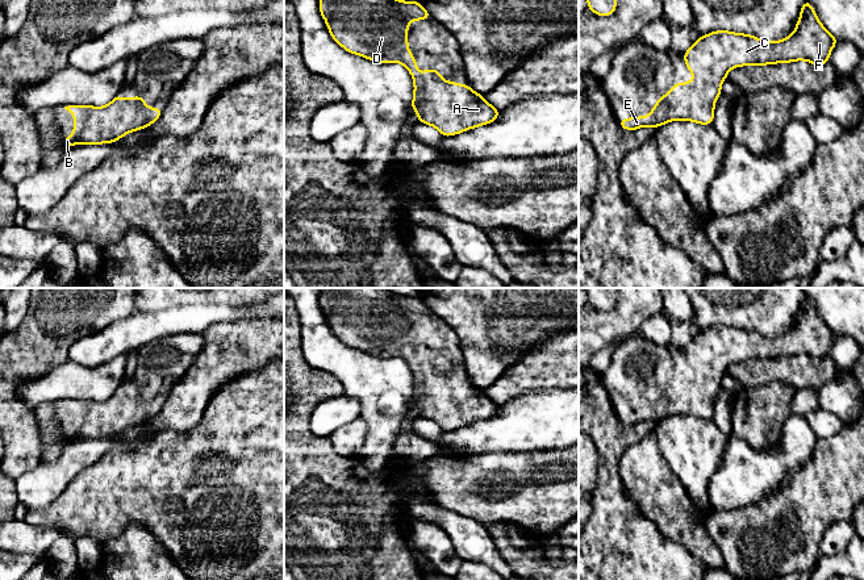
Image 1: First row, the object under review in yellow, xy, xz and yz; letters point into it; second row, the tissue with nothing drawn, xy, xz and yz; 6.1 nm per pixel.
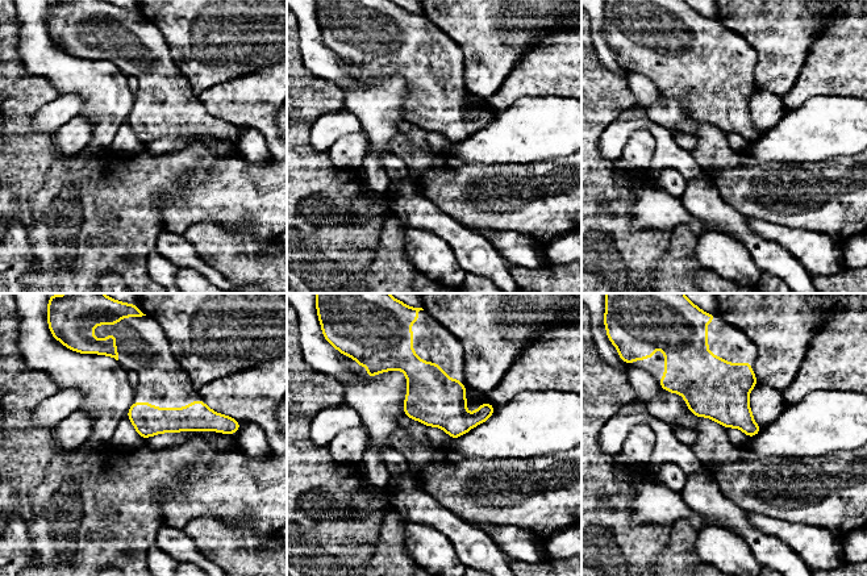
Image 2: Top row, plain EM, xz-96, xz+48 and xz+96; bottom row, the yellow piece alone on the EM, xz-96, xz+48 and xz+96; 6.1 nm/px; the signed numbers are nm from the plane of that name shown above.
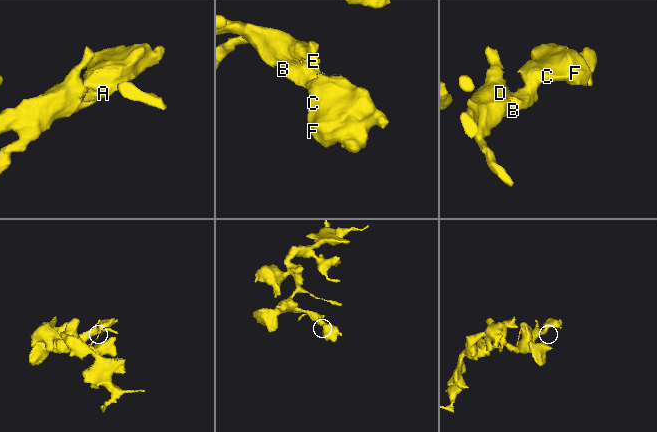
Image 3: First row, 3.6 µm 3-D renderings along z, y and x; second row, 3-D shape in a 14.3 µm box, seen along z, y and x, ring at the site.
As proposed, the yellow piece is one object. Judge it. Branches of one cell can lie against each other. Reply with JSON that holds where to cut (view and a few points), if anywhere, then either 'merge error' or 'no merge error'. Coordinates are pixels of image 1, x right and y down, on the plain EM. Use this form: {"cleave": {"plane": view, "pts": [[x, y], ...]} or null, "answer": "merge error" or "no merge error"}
{"cleave": null, "answer": "no merge error"}

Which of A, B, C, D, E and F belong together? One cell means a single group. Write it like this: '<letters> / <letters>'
A B C D E F

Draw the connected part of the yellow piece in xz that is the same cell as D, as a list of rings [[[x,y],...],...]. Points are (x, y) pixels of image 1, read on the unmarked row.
[[[320,288],[320,308],[333,334],[348,347],[379,358],[405,360],[414,376],[412,402],[418,416],[434,421],[443,431],[491,418],[500,412],[500,406],[469,380],[442,375],[443,370],[434,363],[426,363],[423,368],[417,366],[417,355],[408,342],[408,318],[431,312],[420,296],[402,296],[388,288]]]

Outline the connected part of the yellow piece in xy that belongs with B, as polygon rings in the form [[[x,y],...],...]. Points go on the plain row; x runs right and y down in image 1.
[[[117,389],[105,401],[64,401],[74,409],[75,418],[74,427],[63,433],[63,437],[68,442],[112,438],[128,427],[147,422],[160,412],[163,405],[159,401],[151,404],[143,395],[143,391],[124,393]]]

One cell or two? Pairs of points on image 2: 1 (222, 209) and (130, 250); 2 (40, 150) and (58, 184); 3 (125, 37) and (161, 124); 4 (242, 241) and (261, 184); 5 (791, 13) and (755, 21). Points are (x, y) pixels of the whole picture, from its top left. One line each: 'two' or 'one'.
1: two
2: one
3: one
4: two
5: one

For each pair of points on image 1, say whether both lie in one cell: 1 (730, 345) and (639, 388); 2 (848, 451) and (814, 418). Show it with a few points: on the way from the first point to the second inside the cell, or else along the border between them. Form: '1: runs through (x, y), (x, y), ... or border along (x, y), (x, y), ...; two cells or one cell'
1: runs through (708, 358), (681, 384), (662, 384); one cell
2: border along (843, 425), (835, 434), (817, 439); two cells

